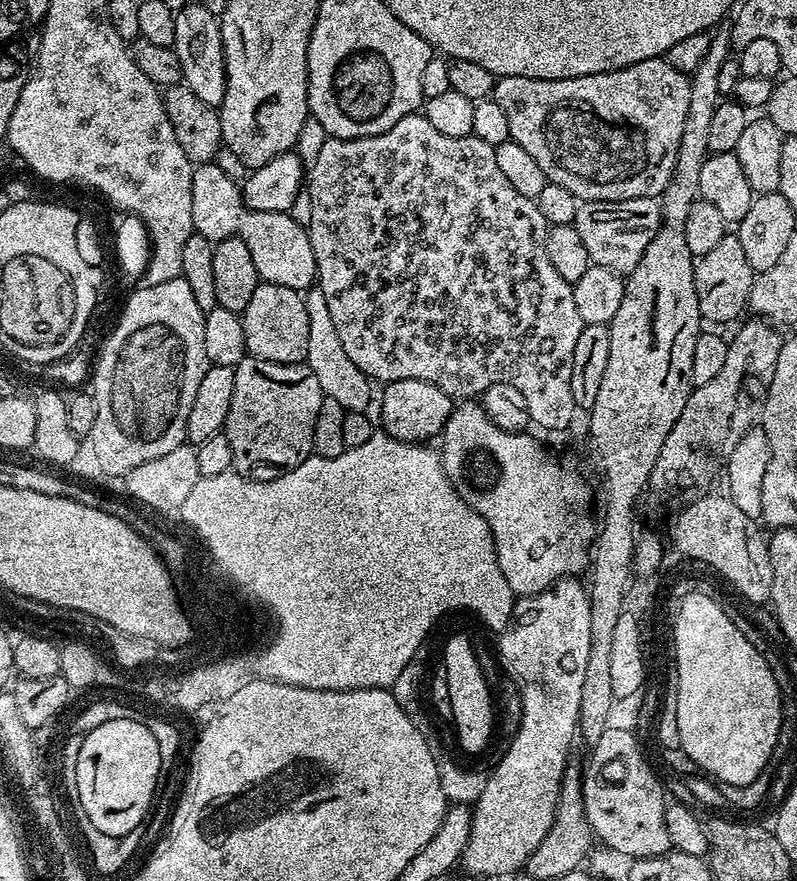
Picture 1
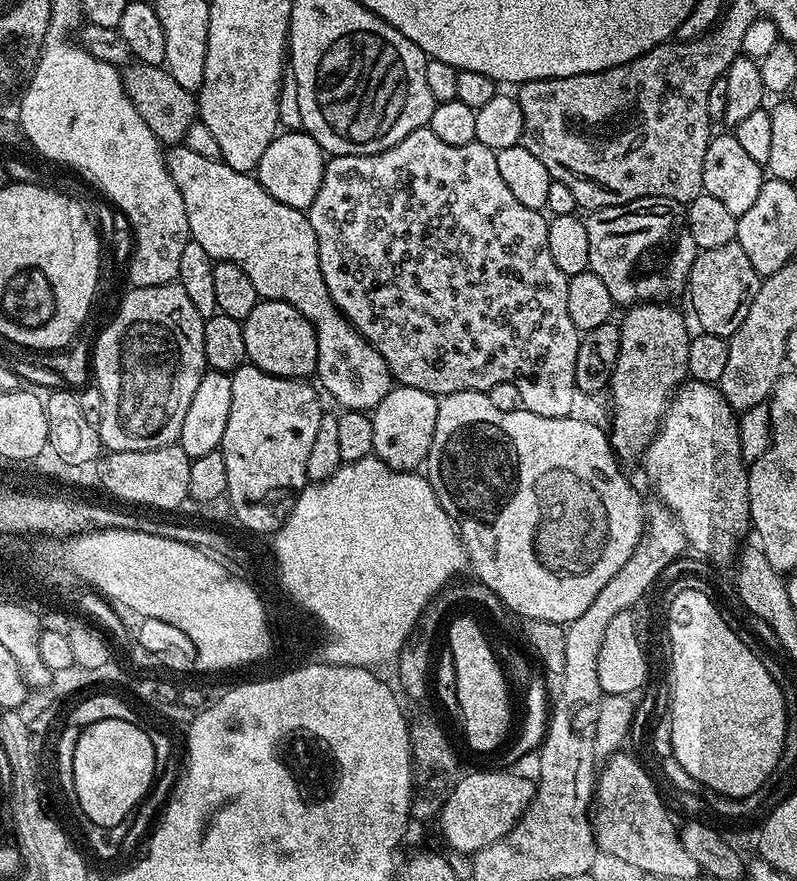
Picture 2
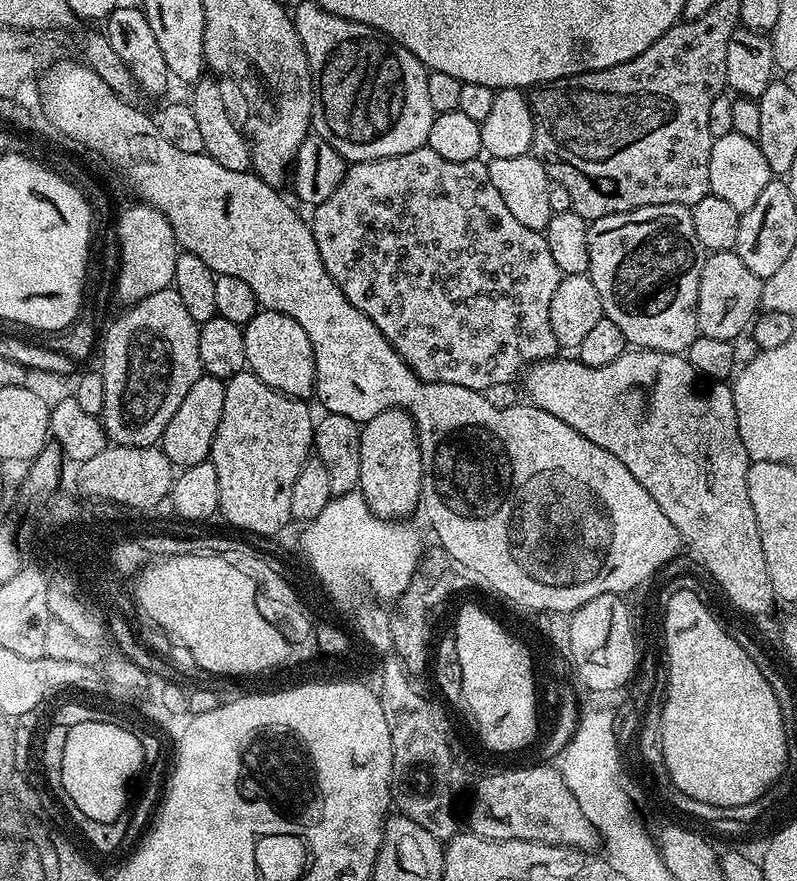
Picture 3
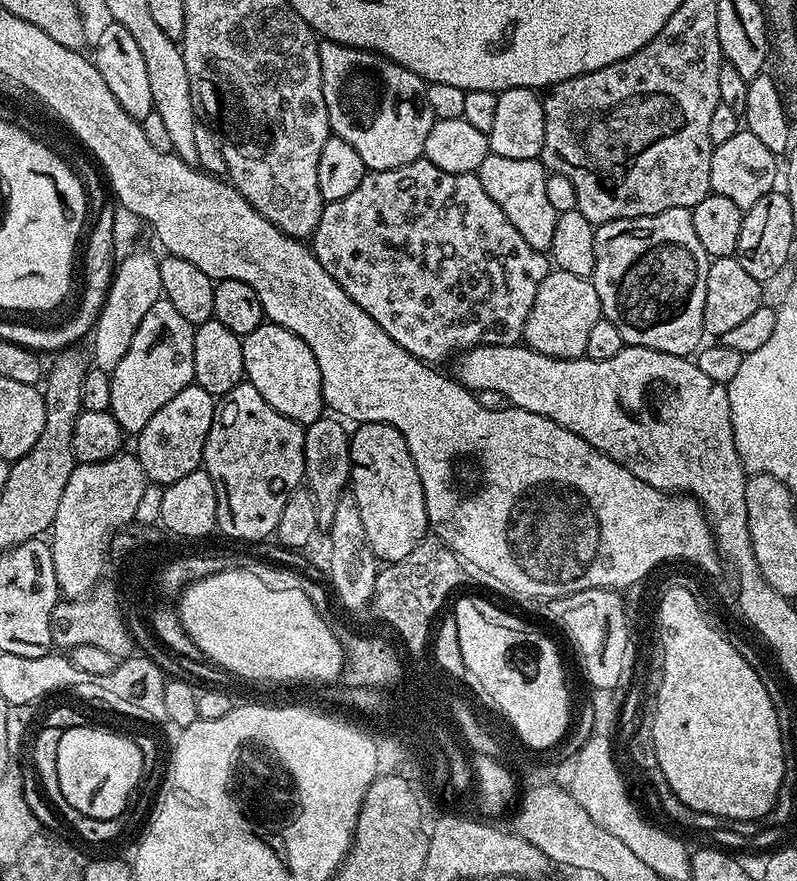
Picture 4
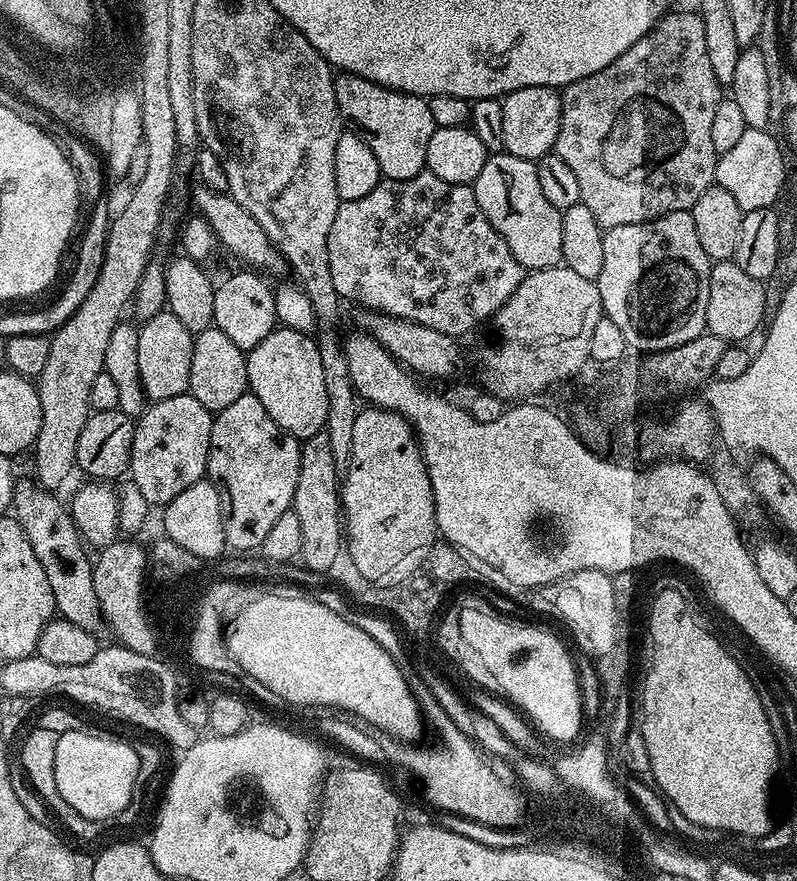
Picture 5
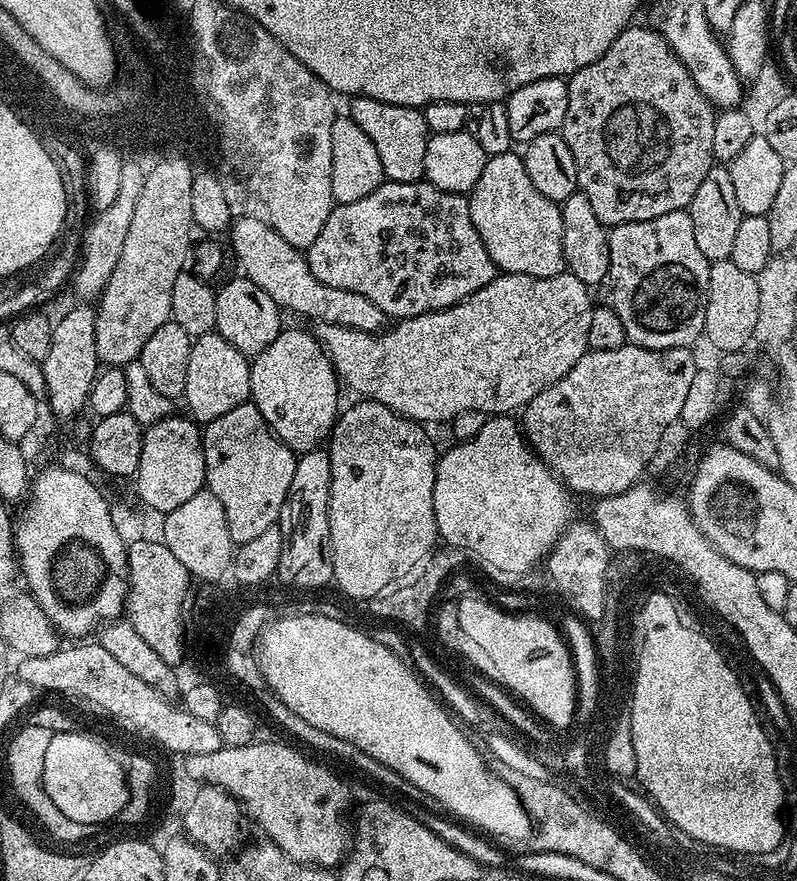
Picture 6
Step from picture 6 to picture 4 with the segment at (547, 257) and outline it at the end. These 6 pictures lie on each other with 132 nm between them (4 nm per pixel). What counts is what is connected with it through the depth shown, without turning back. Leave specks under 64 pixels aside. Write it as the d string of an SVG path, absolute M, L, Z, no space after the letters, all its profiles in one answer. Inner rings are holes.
M489 155L482 162L479 173L482 186L498 206L502 206L502 214L510 218L514 230L534 246L534 250L547 253L554 242L554 222L558 213L546 195L546 178L549 173L539 159L523 160L522 158L502 158Z

